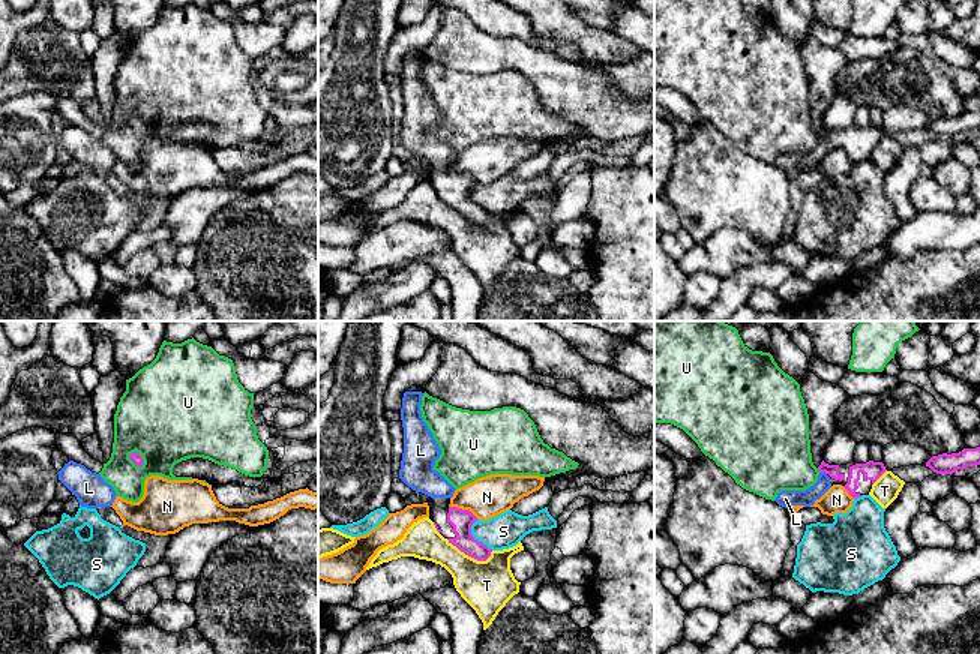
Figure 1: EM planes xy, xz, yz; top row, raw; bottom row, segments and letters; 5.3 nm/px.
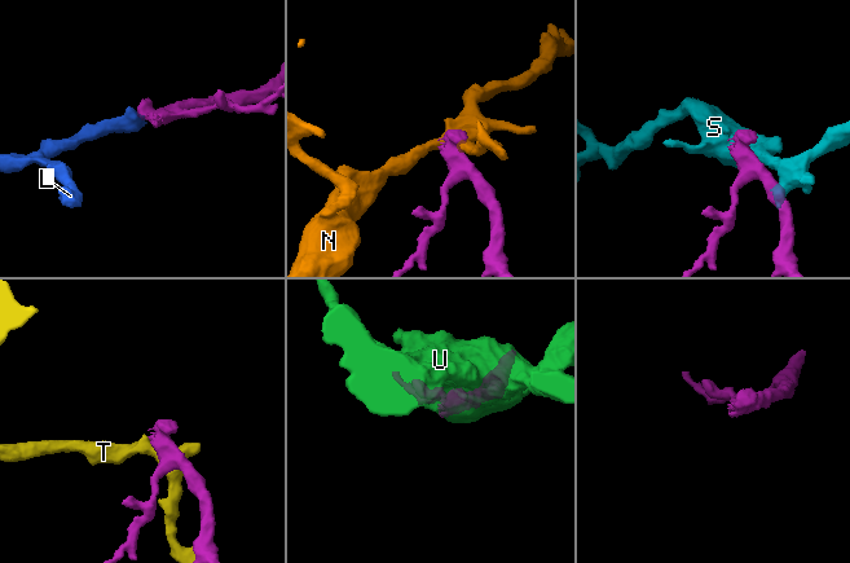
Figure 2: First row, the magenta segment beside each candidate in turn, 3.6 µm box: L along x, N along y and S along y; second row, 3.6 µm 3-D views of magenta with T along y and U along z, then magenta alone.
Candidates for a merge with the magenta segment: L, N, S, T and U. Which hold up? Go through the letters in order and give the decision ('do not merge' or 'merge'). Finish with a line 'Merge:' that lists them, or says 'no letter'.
L: merge
N: do not merge
S: do not merge
T: do not merge
U: do not merge
Merge: L

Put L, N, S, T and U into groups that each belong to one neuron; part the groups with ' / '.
L / N / S / T / U

